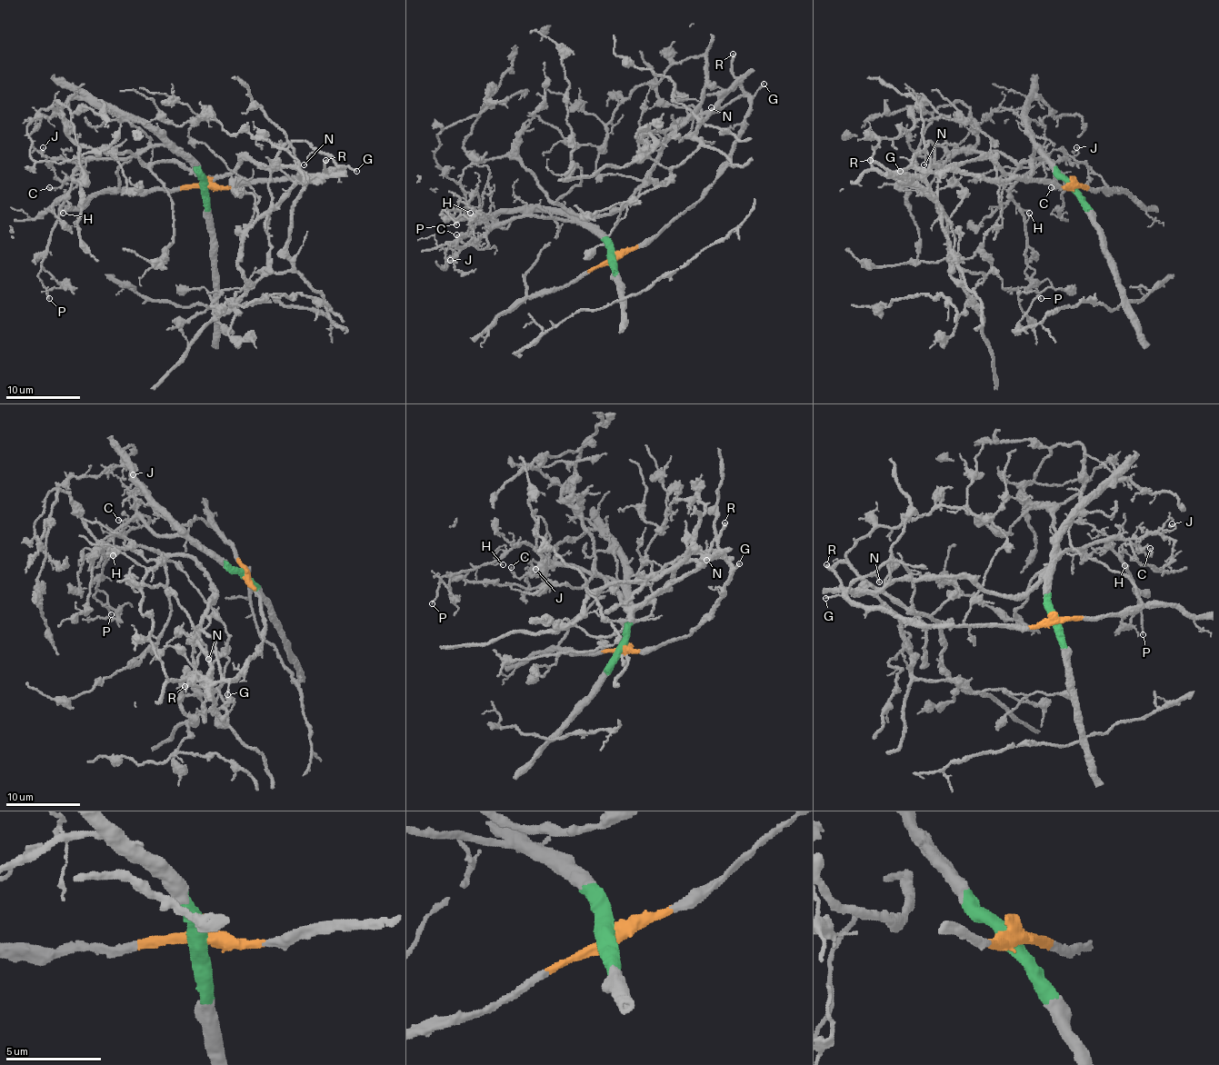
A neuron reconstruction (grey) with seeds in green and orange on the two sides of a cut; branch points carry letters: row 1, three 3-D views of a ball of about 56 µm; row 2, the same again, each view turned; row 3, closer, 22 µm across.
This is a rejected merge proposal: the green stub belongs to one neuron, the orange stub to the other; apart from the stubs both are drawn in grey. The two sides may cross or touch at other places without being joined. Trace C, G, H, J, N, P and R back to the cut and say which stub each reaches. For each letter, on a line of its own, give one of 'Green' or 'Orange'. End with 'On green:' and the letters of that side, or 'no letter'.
C: Green
G: Orange
H: Green
J: Green
N: Orange
P: Green
R: Orange
On green: C, H, J, P

